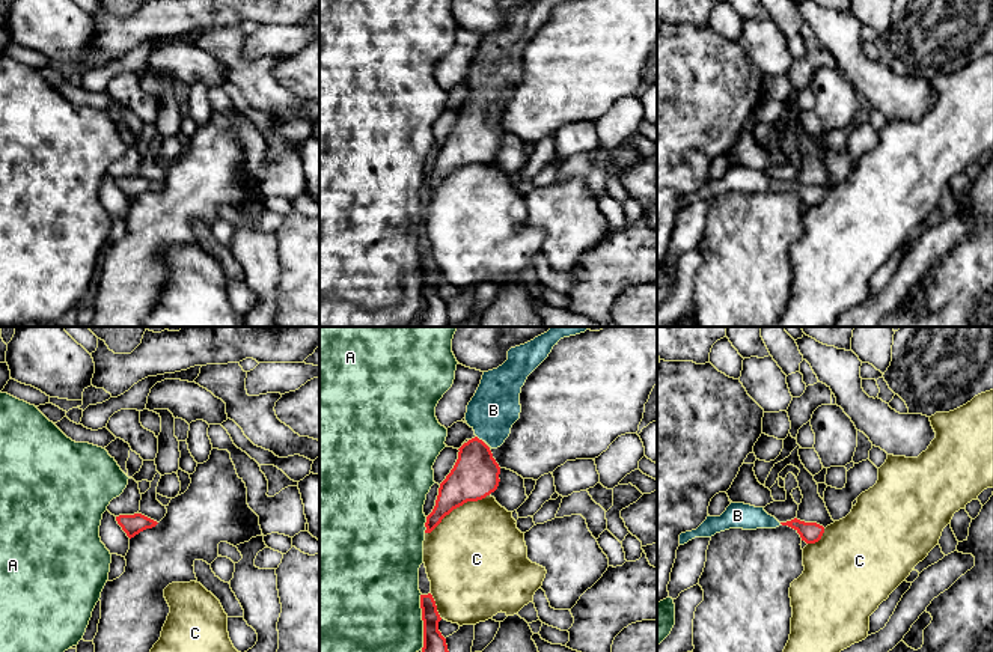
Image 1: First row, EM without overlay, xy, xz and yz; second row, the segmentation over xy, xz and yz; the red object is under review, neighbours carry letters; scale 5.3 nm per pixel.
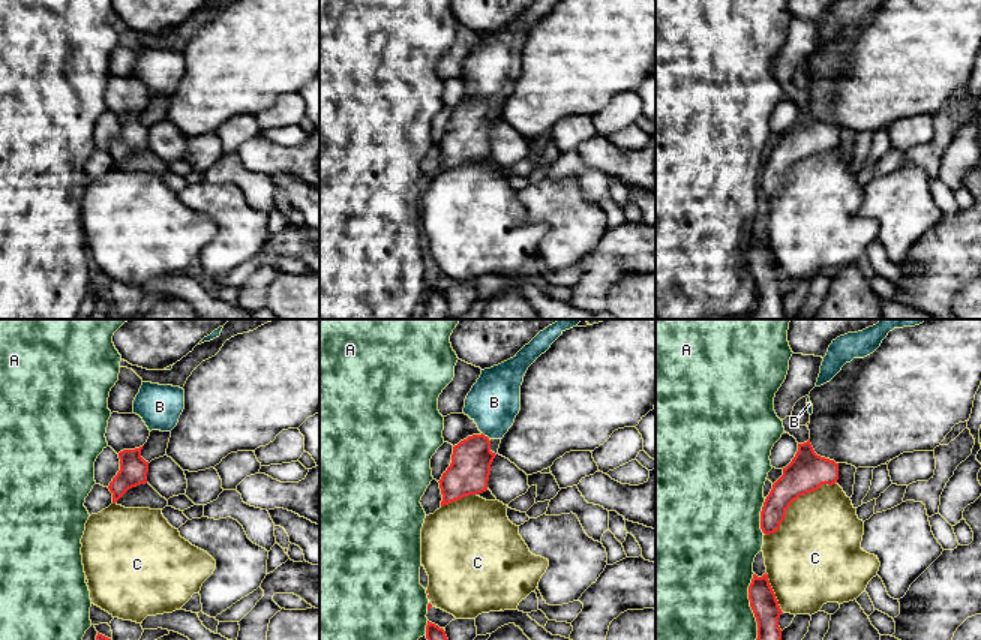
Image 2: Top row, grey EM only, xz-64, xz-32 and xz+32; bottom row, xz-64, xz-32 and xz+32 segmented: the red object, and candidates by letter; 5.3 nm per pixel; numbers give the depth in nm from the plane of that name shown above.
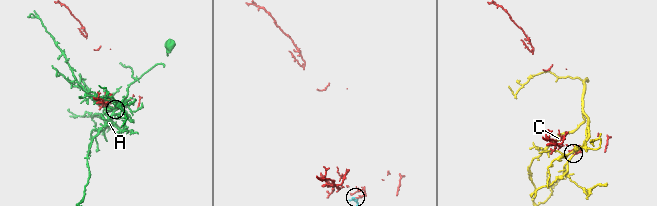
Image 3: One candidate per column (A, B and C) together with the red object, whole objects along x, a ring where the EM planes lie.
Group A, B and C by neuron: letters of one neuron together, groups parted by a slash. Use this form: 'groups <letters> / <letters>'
groups A / B / C

